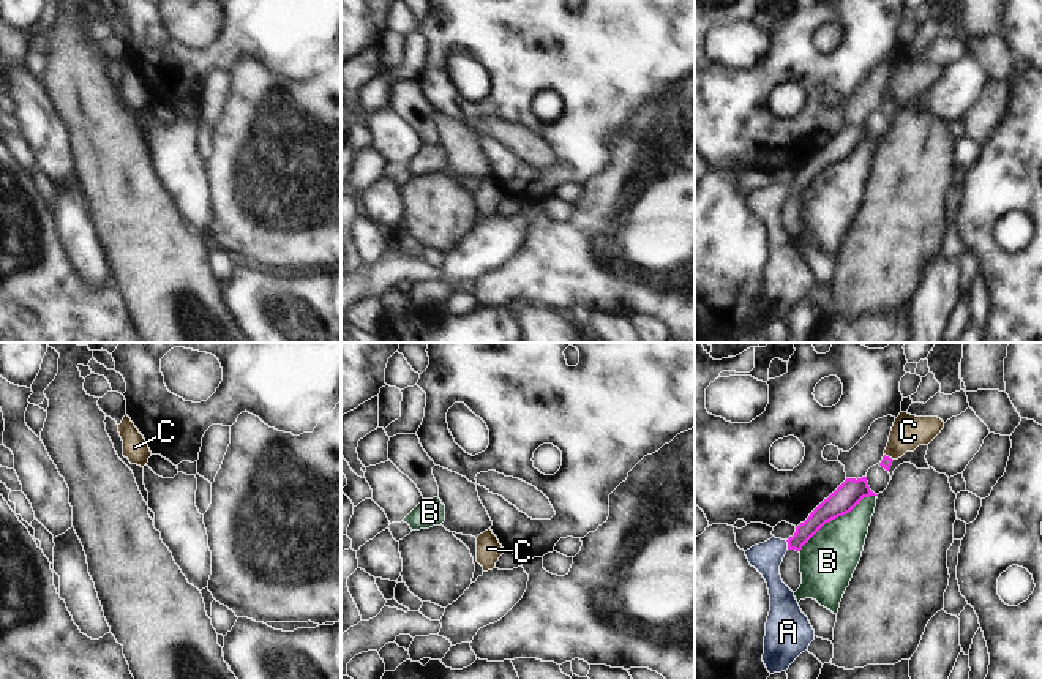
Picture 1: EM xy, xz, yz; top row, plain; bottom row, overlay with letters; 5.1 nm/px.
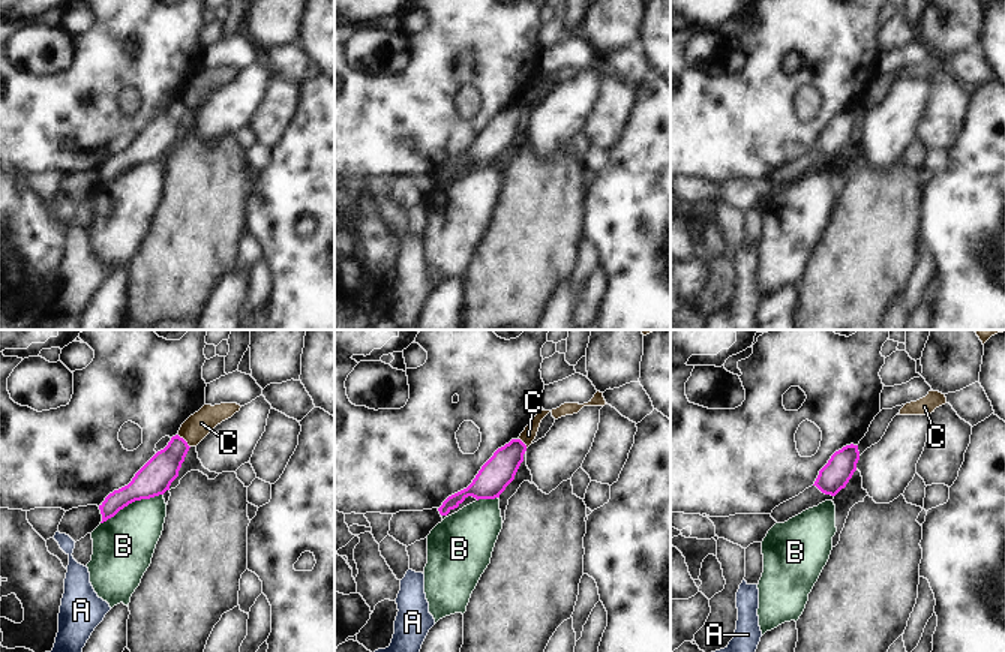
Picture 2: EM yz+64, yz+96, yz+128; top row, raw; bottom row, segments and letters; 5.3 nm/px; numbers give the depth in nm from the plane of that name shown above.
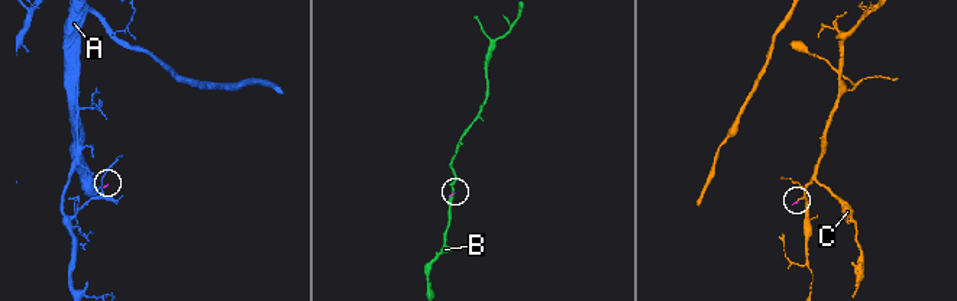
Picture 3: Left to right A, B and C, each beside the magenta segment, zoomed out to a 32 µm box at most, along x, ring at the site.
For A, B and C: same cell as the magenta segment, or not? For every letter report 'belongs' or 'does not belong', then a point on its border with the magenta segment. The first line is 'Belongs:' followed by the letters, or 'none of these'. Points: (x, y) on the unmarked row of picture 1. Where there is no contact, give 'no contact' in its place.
Belongs: A
A: belongs; contact yz (788, 191)
B: does not belong; contact yz (835, 163)
C: does not belong; contact yz (888, 103)

